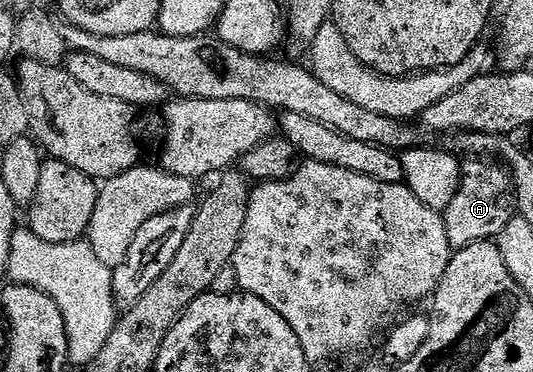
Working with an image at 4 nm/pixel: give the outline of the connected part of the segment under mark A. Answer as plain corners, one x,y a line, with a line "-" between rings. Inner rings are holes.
468,159
461,164
458,195
454,195
450,207
442,213
453,250
464,249
479,241
492,241
500,236
502,227
517,216
516,189
512,186
511,174
499,164
491,165
488,161
491,160

